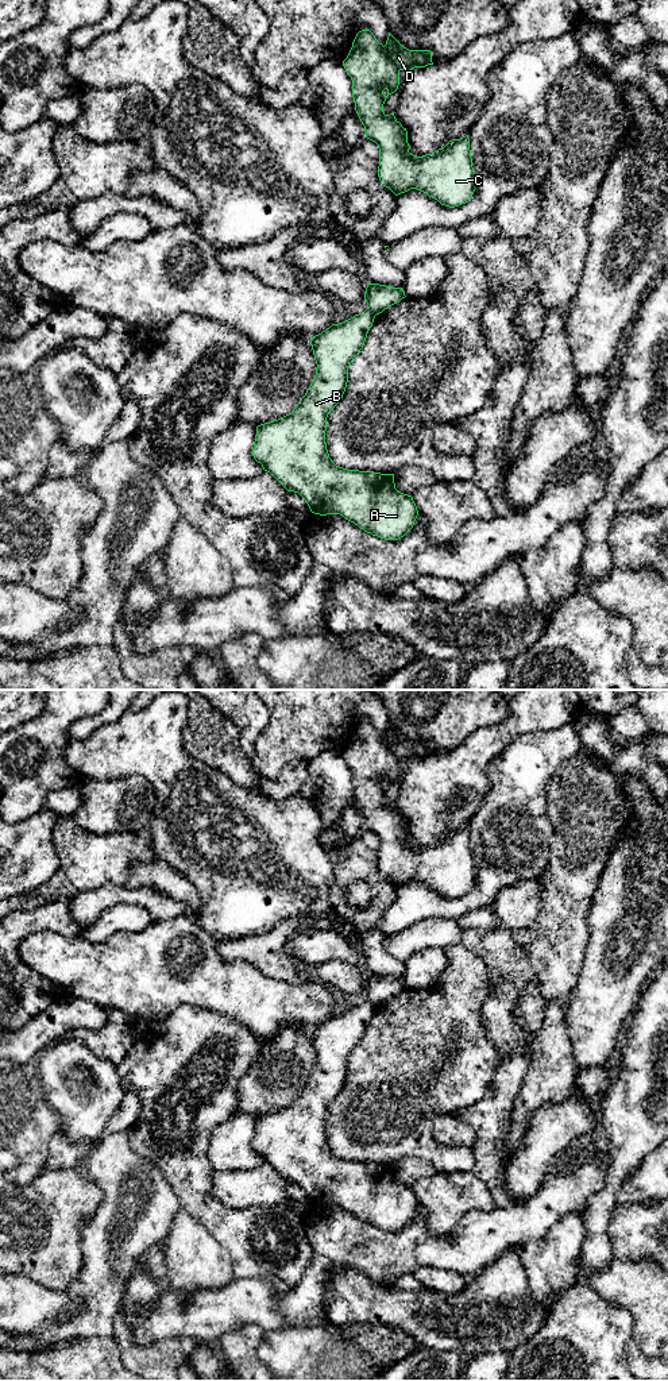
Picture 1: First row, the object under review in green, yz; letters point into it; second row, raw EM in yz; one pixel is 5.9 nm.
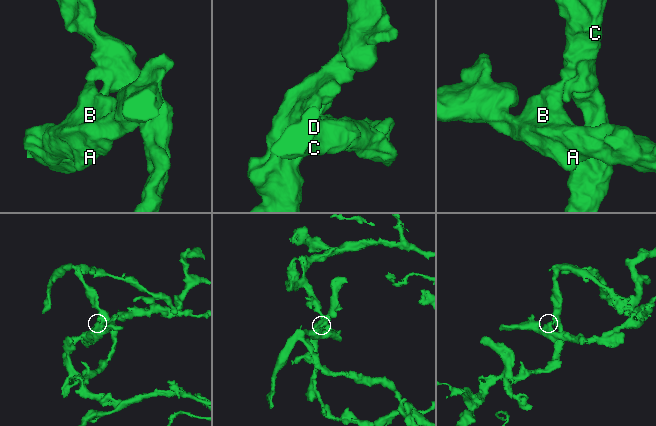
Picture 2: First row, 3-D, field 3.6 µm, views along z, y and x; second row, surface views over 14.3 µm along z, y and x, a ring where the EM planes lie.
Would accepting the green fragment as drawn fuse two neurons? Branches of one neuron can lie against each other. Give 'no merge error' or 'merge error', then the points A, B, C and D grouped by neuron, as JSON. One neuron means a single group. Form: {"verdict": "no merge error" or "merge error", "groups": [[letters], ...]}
{"verdict": "merge error", "groups": [["A", "B"], ["C", "D"]]}

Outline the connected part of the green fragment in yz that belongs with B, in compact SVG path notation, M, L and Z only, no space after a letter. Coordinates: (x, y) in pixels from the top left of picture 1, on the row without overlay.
M366 1000L354 1008L332 1015L310 1029L316 1066L291 1104L256 1118L254 1150L287 1183L298 1184L314 1206L340 1206L360 1220L385 1231L403 1228L418 1207L412 1187L395 1180L394 1165L347 1161L329 1149L325 1122L329 1103L340 1093L348 1073L348 1060L363 1039L375 1007Z

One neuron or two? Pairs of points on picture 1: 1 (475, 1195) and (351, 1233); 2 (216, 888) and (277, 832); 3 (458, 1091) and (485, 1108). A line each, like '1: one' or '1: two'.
1: two
2: one
3: two

